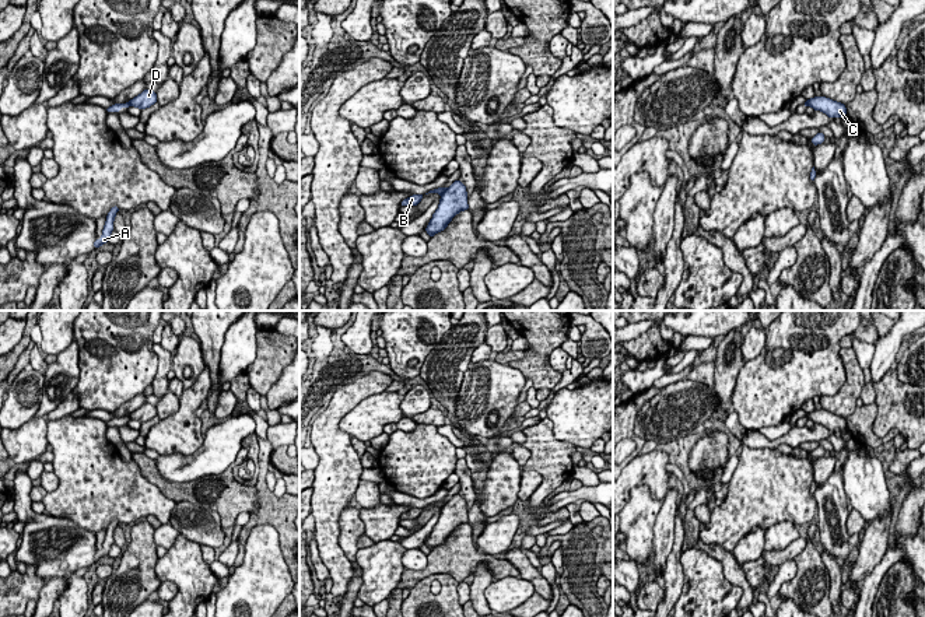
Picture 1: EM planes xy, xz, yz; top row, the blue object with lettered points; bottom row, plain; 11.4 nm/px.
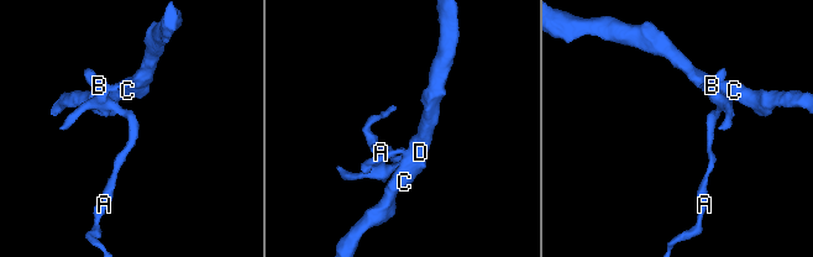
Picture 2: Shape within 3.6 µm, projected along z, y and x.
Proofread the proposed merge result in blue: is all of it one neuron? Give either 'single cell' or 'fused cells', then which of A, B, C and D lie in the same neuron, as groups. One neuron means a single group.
fused cells; groups A B / C D

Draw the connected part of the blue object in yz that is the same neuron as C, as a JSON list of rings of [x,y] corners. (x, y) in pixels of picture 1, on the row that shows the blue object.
[[[814,97],[812,99],[806,99],[807,106],[812,106],[814,111],[821,111],[828,118],[844,118],[847,116],[845,104],[833,101],[826,97]]]

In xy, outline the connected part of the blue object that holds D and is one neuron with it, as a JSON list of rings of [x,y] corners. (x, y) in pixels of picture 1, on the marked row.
[[[144,90],[141,94],[139,94],[136,98],[130,99],[130,106],[136,106],[139,109],[150,108],[157,102],[157,94],[150,90]]]

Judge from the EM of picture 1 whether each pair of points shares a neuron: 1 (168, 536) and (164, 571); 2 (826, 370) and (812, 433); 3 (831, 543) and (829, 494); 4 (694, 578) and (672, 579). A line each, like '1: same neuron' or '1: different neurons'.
1: different neurons
2: different neurons
3: same neuron
4: different neurons

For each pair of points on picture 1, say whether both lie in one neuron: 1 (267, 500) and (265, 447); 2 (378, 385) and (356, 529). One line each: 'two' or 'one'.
1: one
2: two

